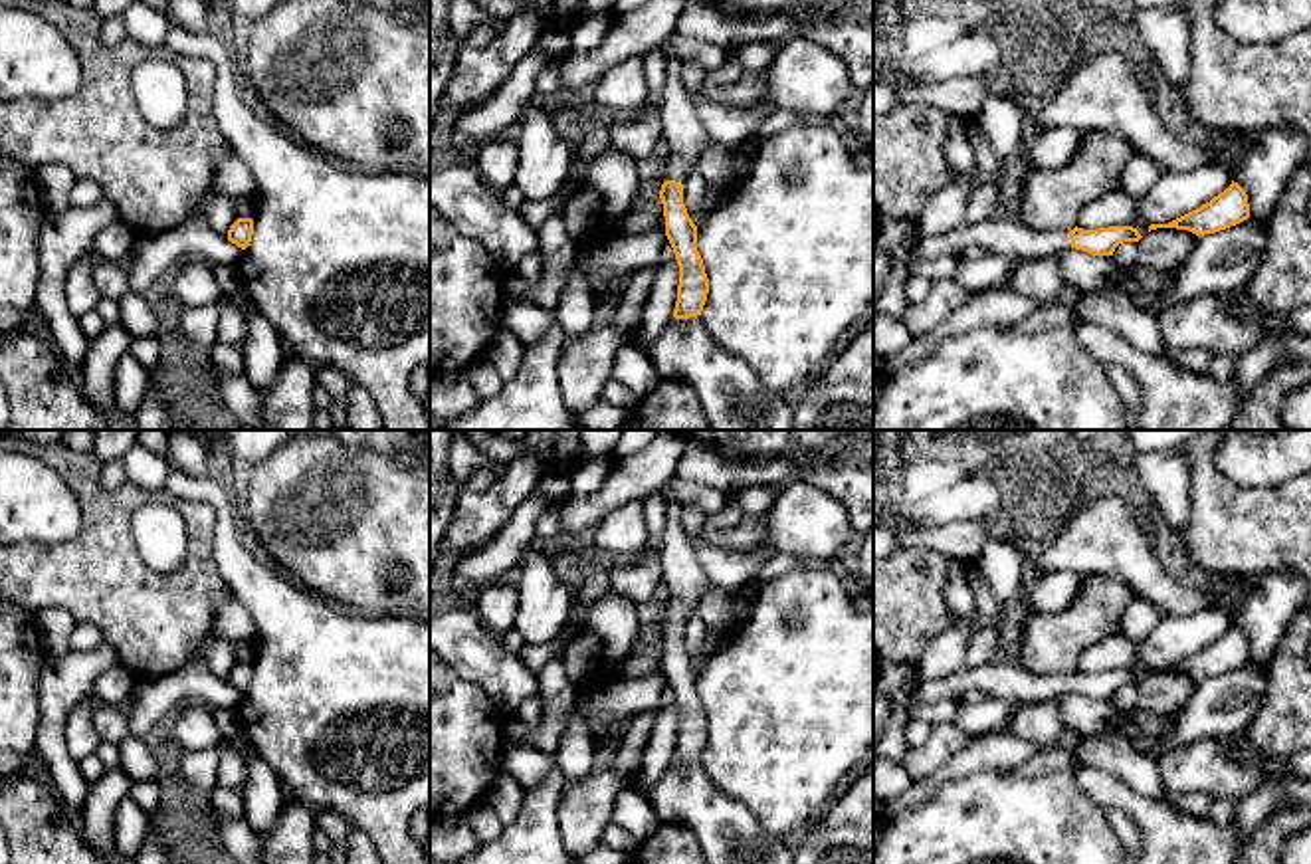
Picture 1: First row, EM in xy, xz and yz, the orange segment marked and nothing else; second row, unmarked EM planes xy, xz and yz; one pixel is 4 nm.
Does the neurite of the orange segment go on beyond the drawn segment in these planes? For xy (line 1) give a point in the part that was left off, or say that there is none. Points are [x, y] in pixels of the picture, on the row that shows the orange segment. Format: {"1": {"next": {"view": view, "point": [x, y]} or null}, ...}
{"1": {"next": null}}

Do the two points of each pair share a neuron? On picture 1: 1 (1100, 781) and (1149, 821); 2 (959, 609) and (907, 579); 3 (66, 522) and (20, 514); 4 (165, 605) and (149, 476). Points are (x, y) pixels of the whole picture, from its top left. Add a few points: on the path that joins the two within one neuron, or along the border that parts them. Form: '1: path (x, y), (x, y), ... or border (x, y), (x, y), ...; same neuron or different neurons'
1: path (1111, 791), (1137, 809); same neuron
2: border (945, 557), (945, 603), (953, 623); different neurons
3: path (54, 516), (32, 514); same neuron
4: border (125, 482), (149, 496); different neurons

